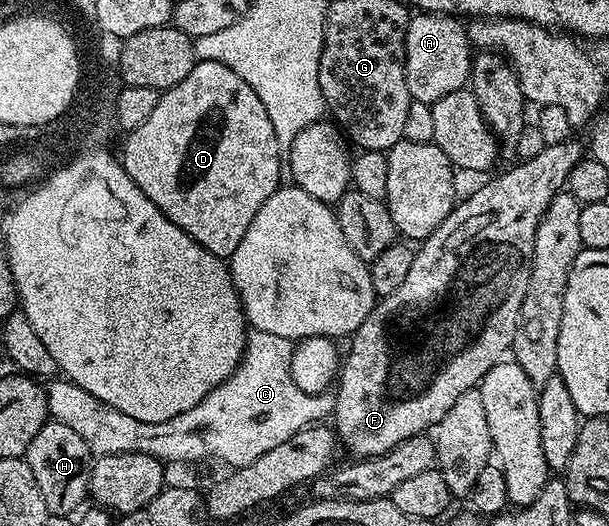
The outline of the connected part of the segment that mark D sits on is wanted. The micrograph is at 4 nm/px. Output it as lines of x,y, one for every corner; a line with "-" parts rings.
203,59
194,63
191,73
187,73
187,77
183,77
183,81
179,81
179,85
168,87
166,91
158,94
157,104
151,117
147,117
147,121
143,121
143,125
139,125
139,129
128,132
124,138
125,148
119,152
119,158
121,166
129,174
131,181
135,181
135,185
139,185
139,189
143,189
143,193
147,193
147,197
151,197
151,201
155,201
158,209
175,225
179,225
179,229
183,229
183,233
187,233
199,245
203,245
203,249
207,249
212,255
230,257
235,253
239,243
243,240
243,235
247,233
251,221
255,220
255,215
259,213
259,209
263,208
263,203
283,183
281,180
283,149
277,144
275,129
271,125
271,117
267,117
267,109
263,109
263,101
259,101
255,89
251,89
251,85
247,85
247,81
243,81
243,77
239,77
239,73
235,73
235,69
227,69
227,65
223,65
219,61

